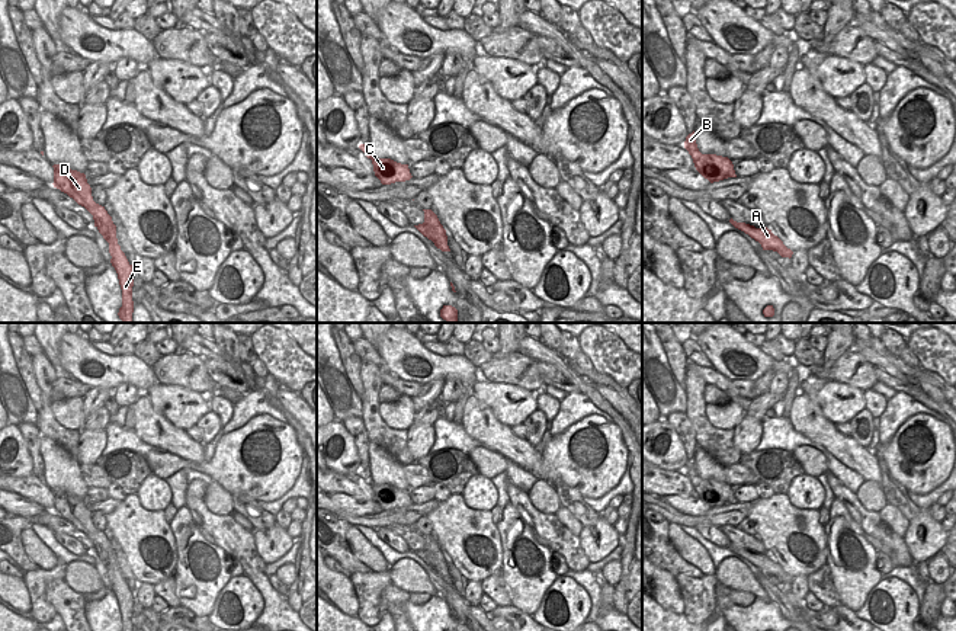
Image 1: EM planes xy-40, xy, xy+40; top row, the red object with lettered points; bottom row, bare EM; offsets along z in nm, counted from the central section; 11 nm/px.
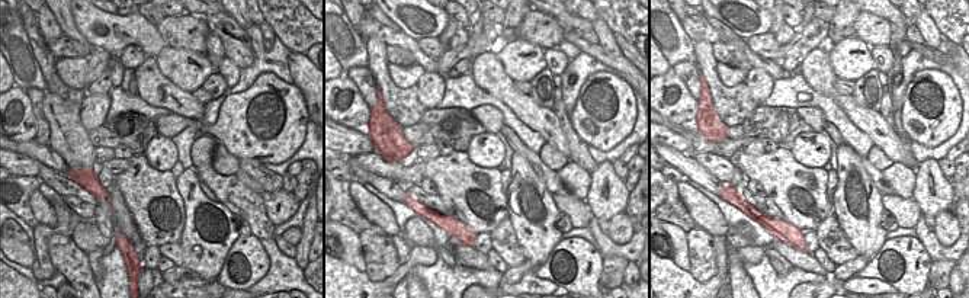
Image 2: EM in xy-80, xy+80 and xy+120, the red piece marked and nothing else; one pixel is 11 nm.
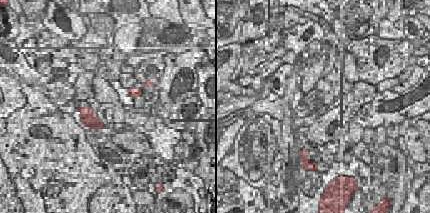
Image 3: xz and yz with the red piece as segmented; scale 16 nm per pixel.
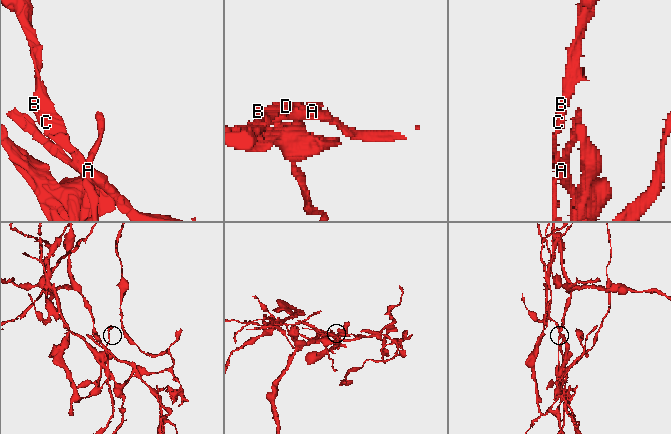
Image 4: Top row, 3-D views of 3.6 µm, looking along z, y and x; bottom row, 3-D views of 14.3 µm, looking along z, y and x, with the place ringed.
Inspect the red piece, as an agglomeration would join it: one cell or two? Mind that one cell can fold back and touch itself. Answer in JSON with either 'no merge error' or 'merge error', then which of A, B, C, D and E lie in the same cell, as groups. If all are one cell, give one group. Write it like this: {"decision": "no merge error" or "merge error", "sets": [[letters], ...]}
{"decision": "merge error", "sets": [["A"], ["B", "C", "D", "E"]]}

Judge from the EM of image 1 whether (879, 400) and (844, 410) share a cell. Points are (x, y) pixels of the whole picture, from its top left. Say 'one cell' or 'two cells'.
two cells

